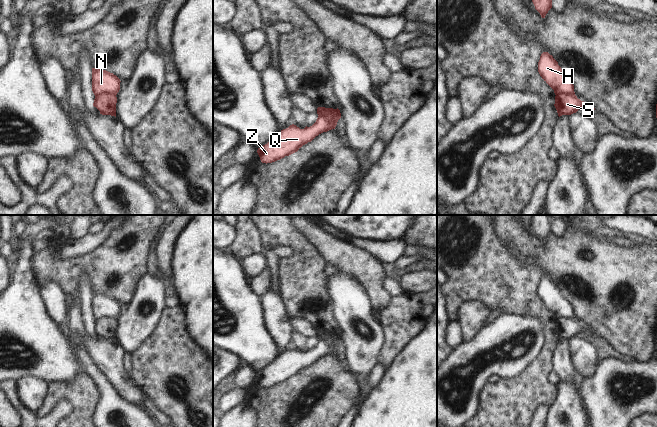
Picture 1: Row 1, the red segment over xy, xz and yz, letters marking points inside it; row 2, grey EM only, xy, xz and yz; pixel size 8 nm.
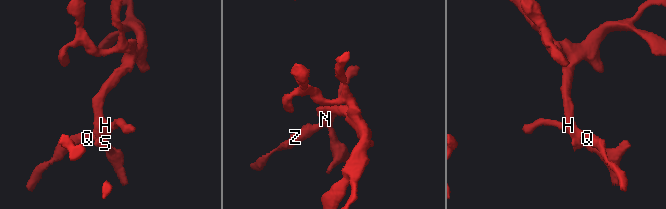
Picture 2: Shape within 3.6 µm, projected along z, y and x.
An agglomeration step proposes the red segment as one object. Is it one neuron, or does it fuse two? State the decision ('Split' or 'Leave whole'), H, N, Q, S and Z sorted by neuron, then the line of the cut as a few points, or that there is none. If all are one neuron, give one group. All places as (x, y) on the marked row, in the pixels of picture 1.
Split. Groups: H N Q Z / S. Split along xy (115, 94), (97, 94), (95, 96).

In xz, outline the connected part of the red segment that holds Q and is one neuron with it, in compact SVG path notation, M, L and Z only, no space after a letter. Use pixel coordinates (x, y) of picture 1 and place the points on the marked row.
M318 107L317 114L318 118L312 126L300 129L292 124L281 130L276 138L258 148L257 153L261 162L272 163L297 152L319 134L335 129L338 120L341 118L338 108Z

